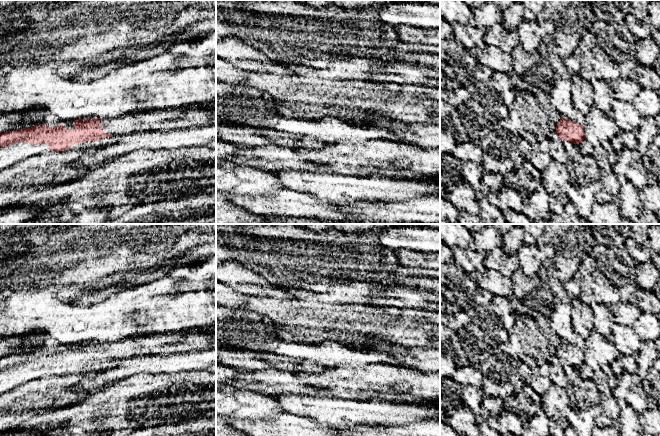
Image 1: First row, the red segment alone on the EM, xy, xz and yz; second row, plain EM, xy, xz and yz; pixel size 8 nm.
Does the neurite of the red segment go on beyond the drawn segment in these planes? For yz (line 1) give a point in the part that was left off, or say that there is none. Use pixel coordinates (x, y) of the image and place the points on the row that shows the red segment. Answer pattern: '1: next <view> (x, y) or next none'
1: next none

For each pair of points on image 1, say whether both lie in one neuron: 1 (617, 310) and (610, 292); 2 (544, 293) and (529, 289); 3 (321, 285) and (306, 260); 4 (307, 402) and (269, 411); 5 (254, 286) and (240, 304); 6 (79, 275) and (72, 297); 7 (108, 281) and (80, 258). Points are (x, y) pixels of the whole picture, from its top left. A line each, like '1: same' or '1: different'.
1: different
2: same
3: same
4: different
5: different
6: different
7: different

